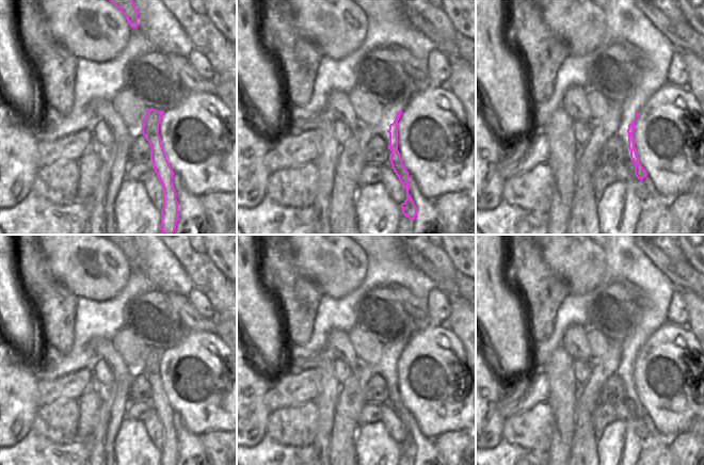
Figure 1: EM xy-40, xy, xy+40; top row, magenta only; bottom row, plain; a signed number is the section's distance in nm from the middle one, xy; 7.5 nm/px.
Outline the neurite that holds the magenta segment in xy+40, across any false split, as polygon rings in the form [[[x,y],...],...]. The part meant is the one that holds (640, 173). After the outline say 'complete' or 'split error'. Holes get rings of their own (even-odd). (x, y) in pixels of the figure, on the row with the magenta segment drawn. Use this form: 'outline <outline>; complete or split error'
outline [[[635,119],[633,121],[631,124],[628,125],[628,129],[627,129],[628,148],[630,150],[630,160],[633,161],[635,165],[635,176],[640,180],[643,180],[643,178],[646,177],[647,174],[645,170],[643,169],[643,166],[641,165],[639,161],[639,157],[637,155],[637,150],[635,148],[635,138],[633,135],[634,131],[635,131]]]; complete

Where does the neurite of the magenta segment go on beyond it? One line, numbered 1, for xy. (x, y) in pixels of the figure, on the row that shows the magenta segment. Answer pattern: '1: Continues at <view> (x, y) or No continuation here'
1: No continuation here.

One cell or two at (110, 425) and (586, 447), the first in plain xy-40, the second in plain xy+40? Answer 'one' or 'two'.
two

